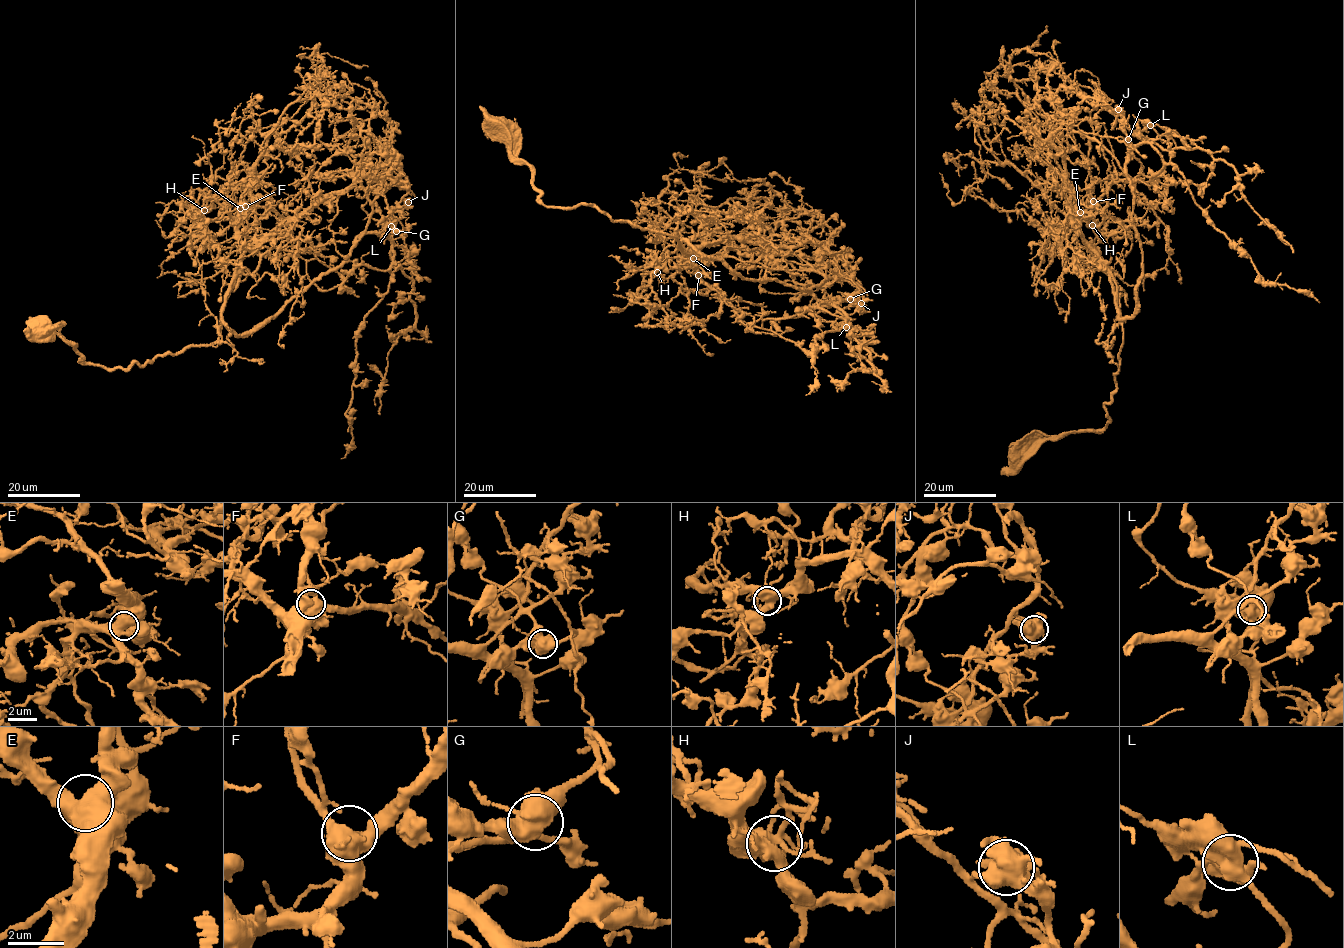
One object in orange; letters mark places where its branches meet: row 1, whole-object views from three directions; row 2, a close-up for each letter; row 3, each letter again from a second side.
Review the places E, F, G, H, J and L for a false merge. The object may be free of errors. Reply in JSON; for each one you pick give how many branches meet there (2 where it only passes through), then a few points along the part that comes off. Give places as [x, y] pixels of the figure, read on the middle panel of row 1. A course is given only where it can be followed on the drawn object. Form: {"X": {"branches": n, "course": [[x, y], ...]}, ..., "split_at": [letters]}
{"split_at": []}

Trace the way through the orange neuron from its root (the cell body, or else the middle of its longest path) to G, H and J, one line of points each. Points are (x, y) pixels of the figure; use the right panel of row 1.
G: (1019, 455), (1109, 421), (1105, 405), (1116, 388), (1119, 317), (1133, 313), (1141, 275), (1128, 139)
H: (1019, 455), (1109, 421), (1105, 405), (1116, 388), (1120, 311), (1105, 264), (1085, 244), (1074, 212), (1092, 225)
J: (1019, 455), (1109, 421), (1119, 317), (1133, 313), (1141, 275), (1126, 168), (1133, 145), (1118, 109)

